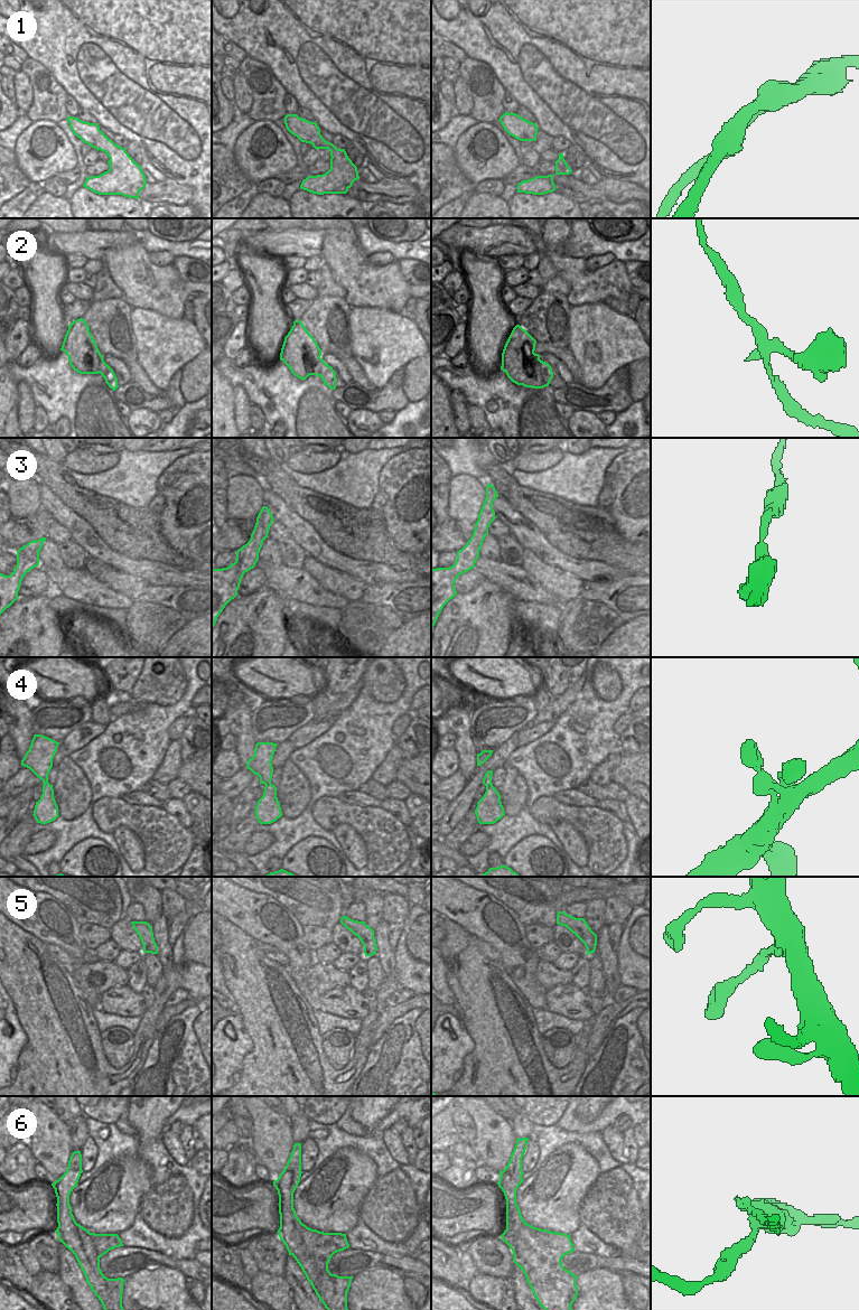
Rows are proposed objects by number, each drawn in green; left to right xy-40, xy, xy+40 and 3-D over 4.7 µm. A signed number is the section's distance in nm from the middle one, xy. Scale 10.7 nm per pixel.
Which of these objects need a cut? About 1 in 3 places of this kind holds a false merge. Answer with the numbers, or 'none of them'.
2, 6

